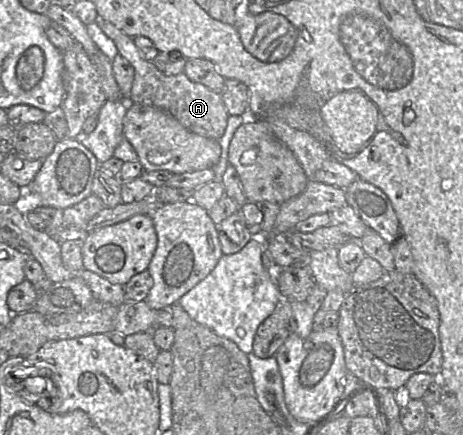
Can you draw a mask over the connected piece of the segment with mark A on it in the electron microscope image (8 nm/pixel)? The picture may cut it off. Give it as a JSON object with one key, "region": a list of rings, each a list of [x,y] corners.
{"region":[[[98,19],[95,23],[115,43],[119,55],[127,59],[135,70],[130,95],[131,102],[162,109],[178,120],[187,130],[201,136],[216,140],[223,136],[229,114],[218,93],[201,83],[191,81],[184,73],[165,75],[152,61],[143,58],[133,39],[123,31],[103,19]]]}

